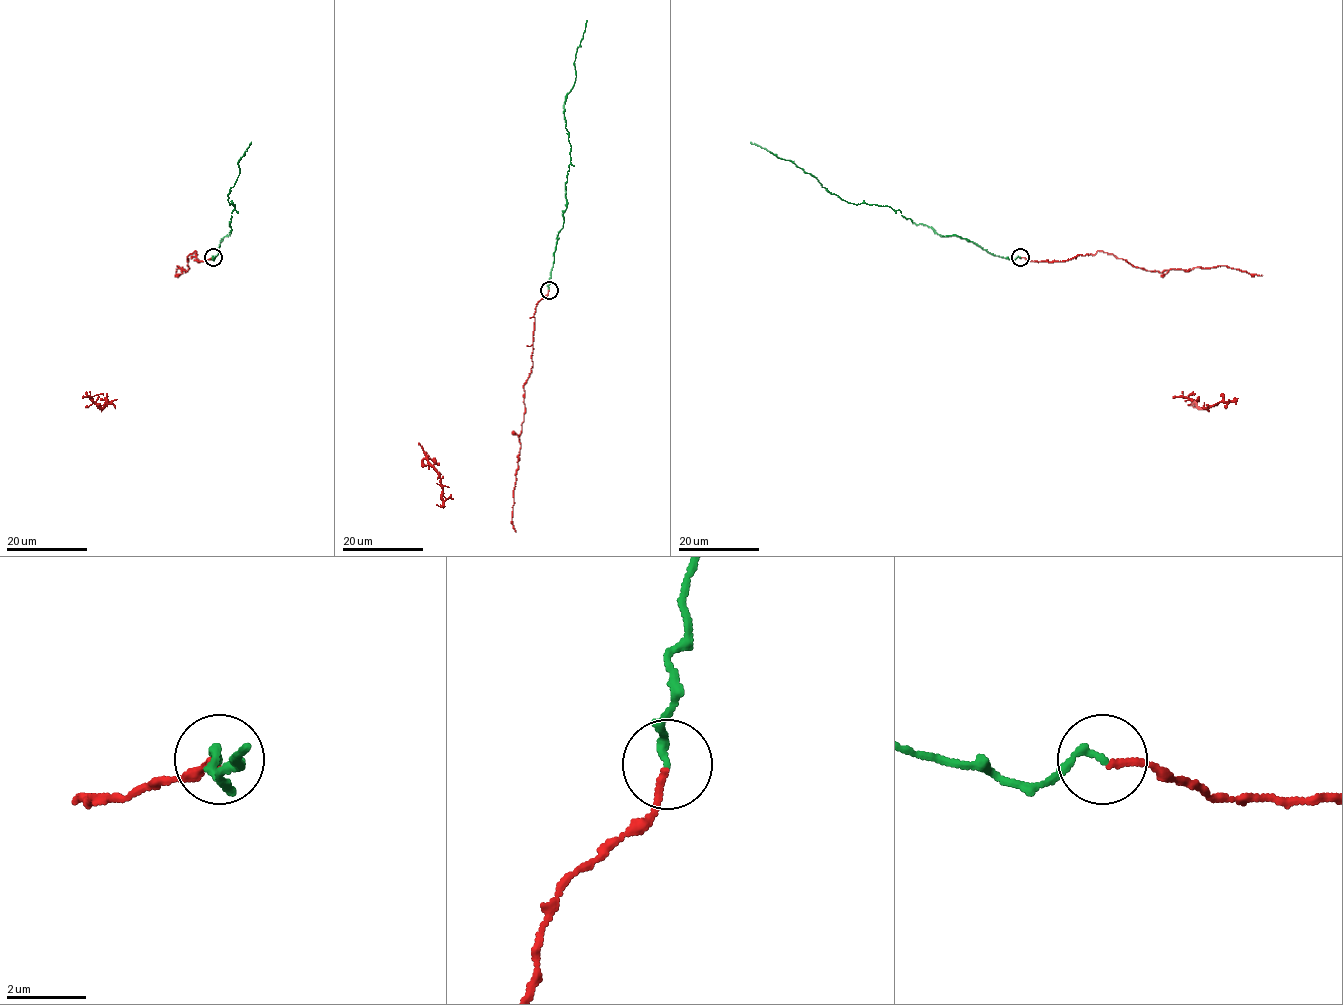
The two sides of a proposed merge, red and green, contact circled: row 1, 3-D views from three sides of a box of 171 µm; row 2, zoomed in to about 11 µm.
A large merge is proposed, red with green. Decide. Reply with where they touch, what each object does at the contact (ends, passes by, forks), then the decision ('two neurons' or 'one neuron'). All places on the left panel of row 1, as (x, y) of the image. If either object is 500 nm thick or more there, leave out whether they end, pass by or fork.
(213, 257) | red ends | green ends | one neuron

